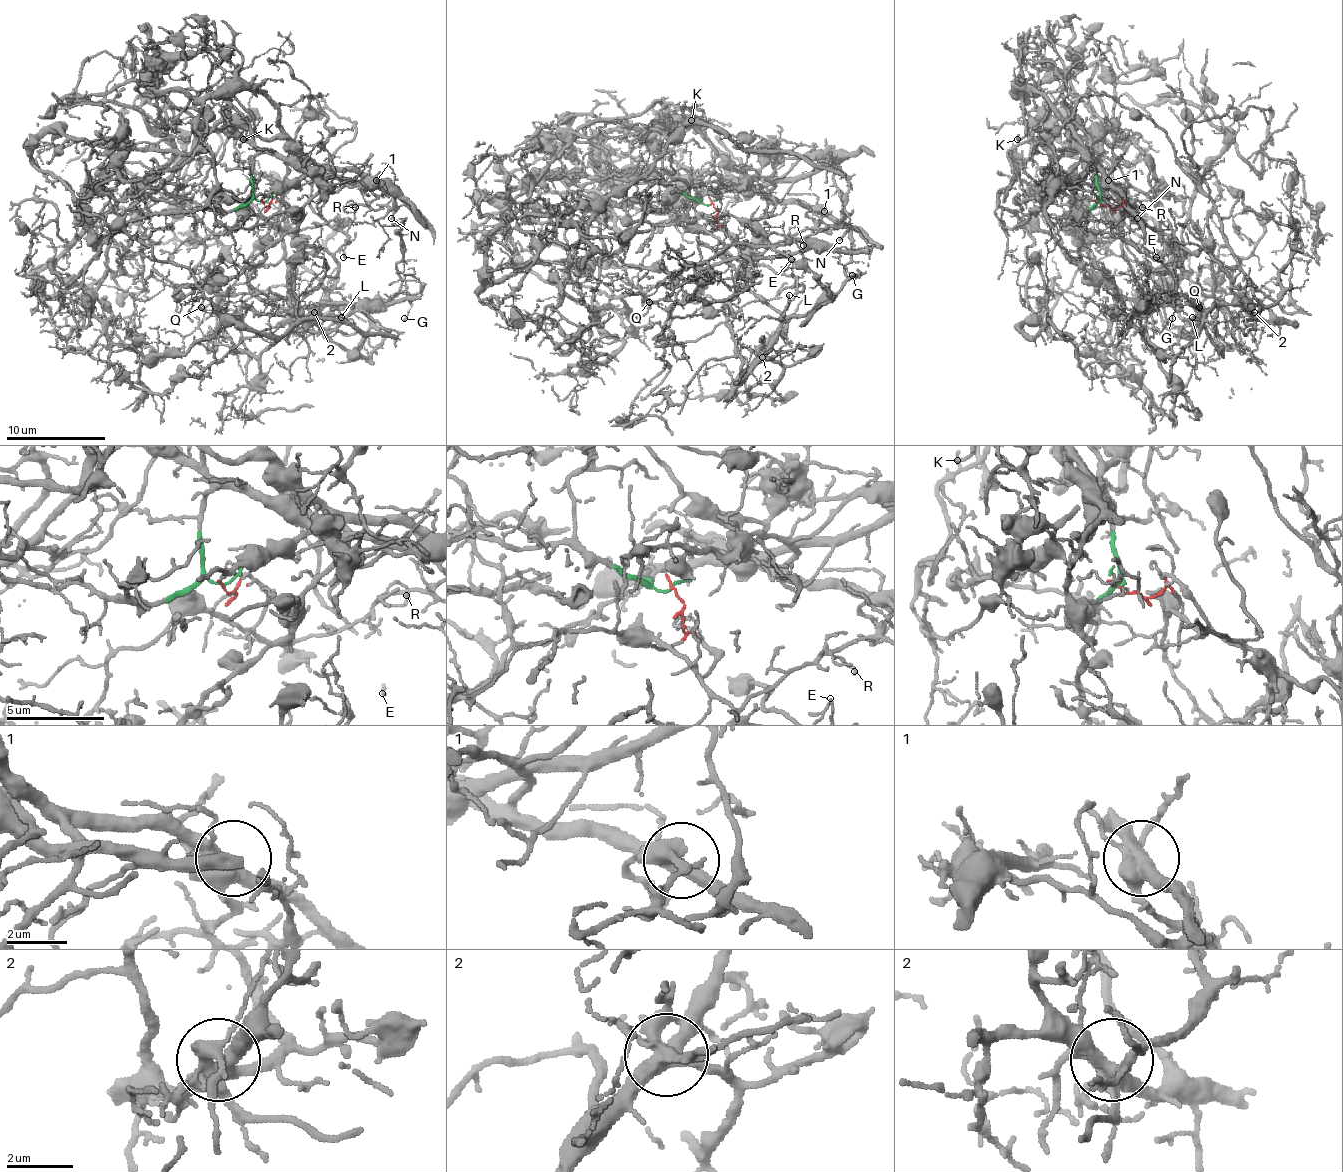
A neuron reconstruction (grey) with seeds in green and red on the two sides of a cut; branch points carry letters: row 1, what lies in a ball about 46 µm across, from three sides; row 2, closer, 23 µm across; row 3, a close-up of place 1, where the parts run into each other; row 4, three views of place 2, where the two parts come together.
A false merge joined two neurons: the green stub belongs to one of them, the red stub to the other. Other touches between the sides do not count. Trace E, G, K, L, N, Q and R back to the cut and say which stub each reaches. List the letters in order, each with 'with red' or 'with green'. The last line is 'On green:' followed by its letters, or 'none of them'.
E: with red
G: with red
K: with green
L: with red
N: with green
Q: with red
R: with red
On green: K, N

